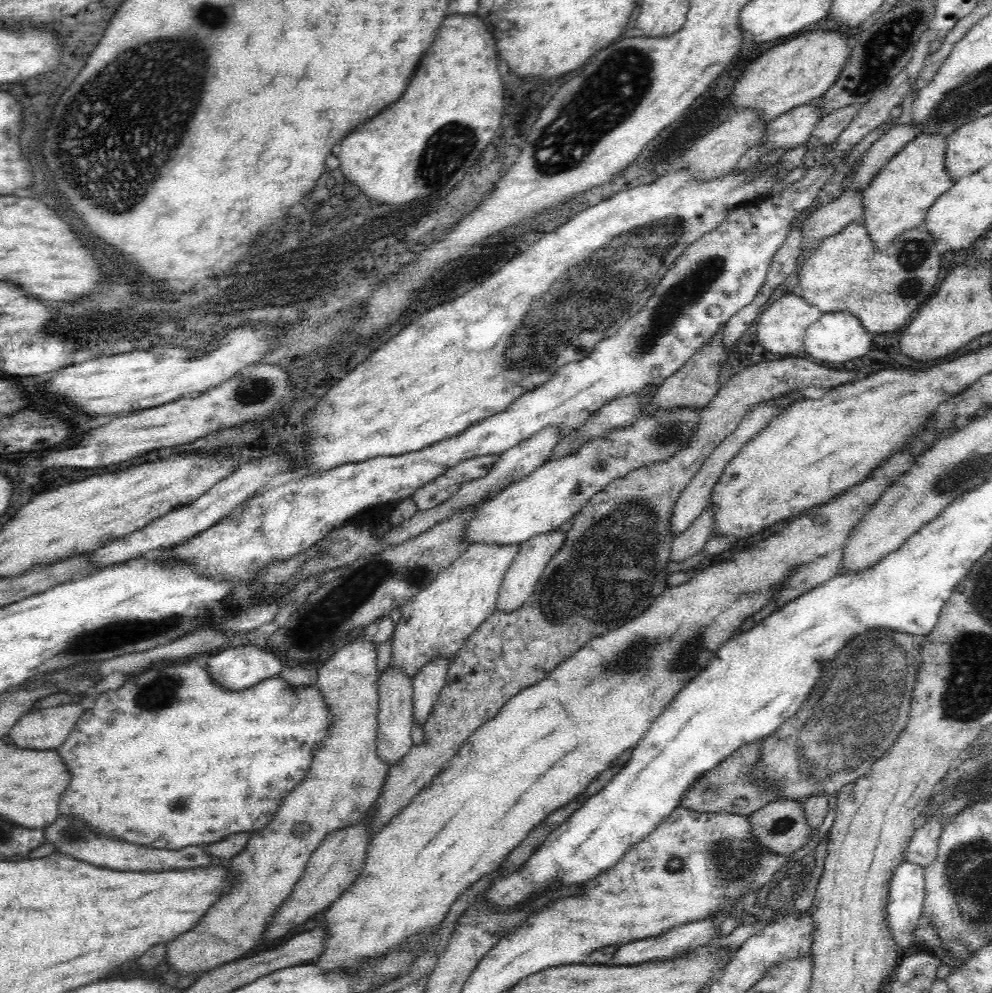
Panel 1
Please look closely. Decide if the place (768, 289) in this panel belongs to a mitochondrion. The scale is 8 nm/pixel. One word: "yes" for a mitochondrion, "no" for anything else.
no

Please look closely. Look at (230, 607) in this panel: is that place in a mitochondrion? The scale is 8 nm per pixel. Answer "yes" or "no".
yes

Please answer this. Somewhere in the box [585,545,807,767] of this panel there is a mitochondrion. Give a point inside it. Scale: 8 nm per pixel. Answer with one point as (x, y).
(632, 659)

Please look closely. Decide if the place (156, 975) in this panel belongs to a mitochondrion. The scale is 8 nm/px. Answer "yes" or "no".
no

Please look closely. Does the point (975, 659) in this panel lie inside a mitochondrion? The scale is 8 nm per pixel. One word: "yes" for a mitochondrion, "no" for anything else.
yes

